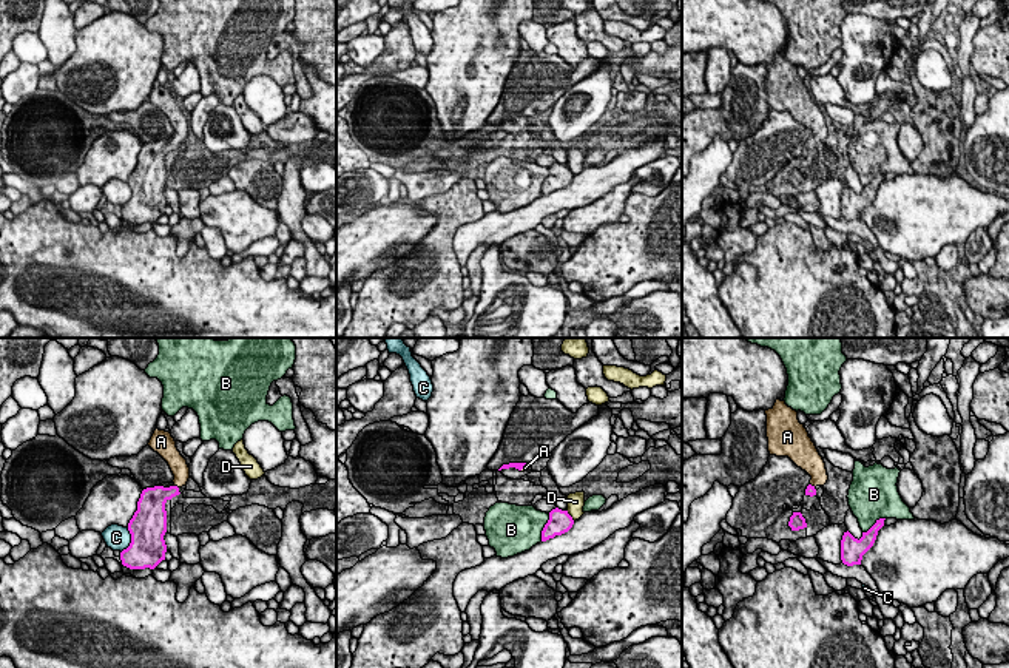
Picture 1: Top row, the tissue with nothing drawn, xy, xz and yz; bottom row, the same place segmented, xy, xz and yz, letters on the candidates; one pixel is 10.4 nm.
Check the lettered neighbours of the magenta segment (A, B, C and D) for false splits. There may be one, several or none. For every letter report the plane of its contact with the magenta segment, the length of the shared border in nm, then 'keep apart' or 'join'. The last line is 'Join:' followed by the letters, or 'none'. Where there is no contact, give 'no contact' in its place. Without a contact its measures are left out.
A: xy | 60 nm | join
B: xz | 300 nm | keep apart
C: xy | 280 nm | keep apart
D: xz | 140 nm | keep apart
Join: A

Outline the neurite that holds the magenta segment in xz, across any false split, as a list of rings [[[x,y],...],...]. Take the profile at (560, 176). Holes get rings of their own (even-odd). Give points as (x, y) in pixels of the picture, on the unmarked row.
[[[558,162],[549,167],[549,174],[542,185],[542,196],[554,193],[555,190],[562,190],[568,187],[574,179],[572,171],[568,165],[562,165]]]

